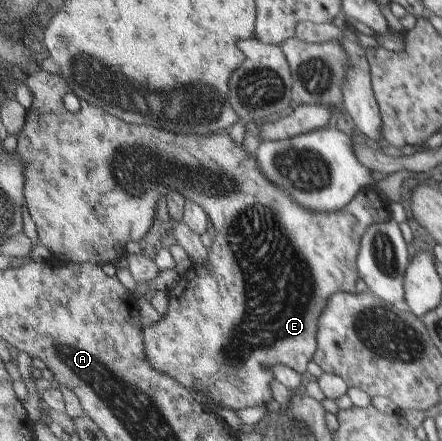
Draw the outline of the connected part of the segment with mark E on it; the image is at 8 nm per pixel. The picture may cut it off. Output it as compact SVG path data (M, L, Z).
M37 68L26 75L23 75L23 81L32 92L33 103L27 111L27 121L22 132L19 134L19 145L17 152L20 157L29 165L27 168L27 183L25 184L25 198L28 212L34 220L37 228L38 238L42 245L51 252L65 254L70 262L95 262L101 265L106 263L117 264L121 262L128 243L136 244L148 232L152 218L154 218L154 208L158 198L167 194L166 188L170 191L176 191L184 200L191 200L202 207L208 220L212 223L213 238L211 246L207 250L207 261L204 267L198 265L191 266L177 281L166 291L167 311L152 326L144 328L143 335L146 346L146 358L152 366L166 376L173 376L176 382L184 388L200 390L207 396L208 403L216 403L222 407L234 409L237 411L248 406L261 406L271 398L269 382L274 379L271 373L271 366L275 364L284 364L289 366L297 373L306 370L306 362L314 358L316 346L318 346L318 320L319 314L326 306L330 296L336 293L354 294L354 286L358 280L358 268L356 266L356 257L359 254L359 246L362 243L364 231L376 223L384 223L392 220L388 212L388 200L384 196L377 195L372 188L366 188L339 211L311 211L297 203L284 189L275 185L260 170L255 156L246 152L242 143L236 143L229 134L212 134L212 136L198 136L198 134L174 134L166 132L162 128L154 126L130 126L120 122L120 118L108 114L107 109L98 108L89 101L80 99L80 110L72 114L64 106L64 96L73 92L71 85L63 75L57 76L48 74L44 70Z

